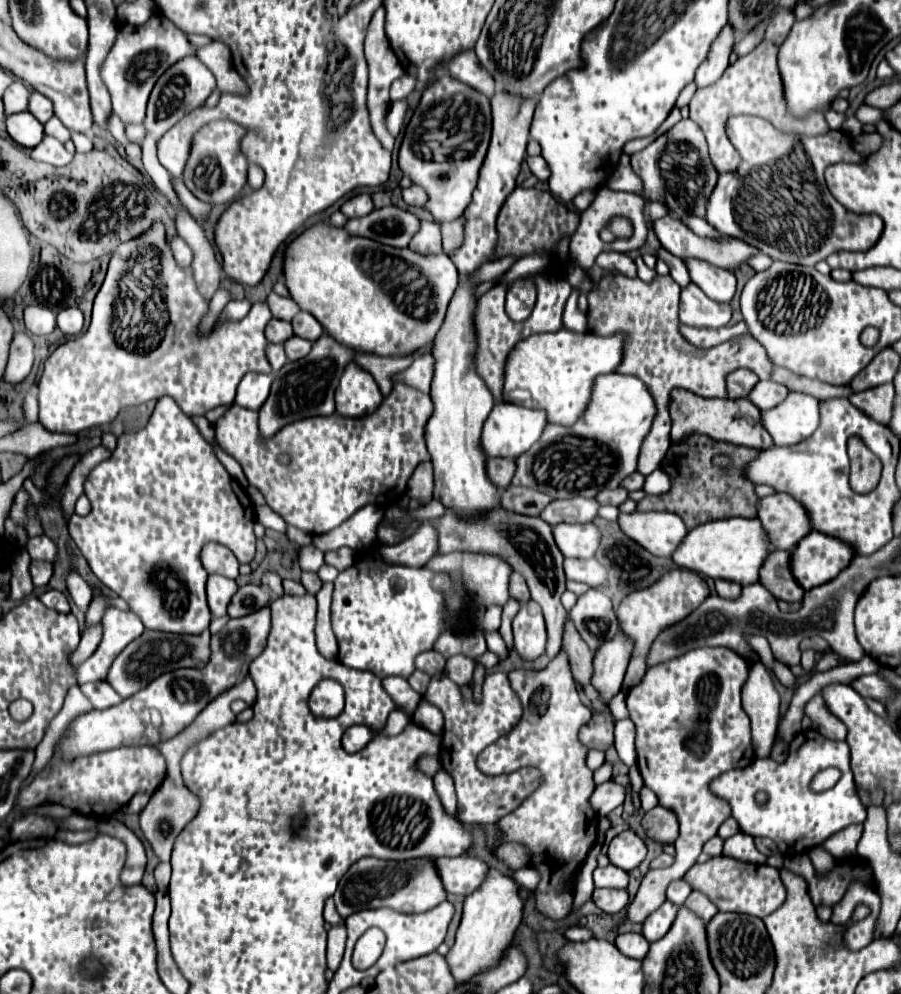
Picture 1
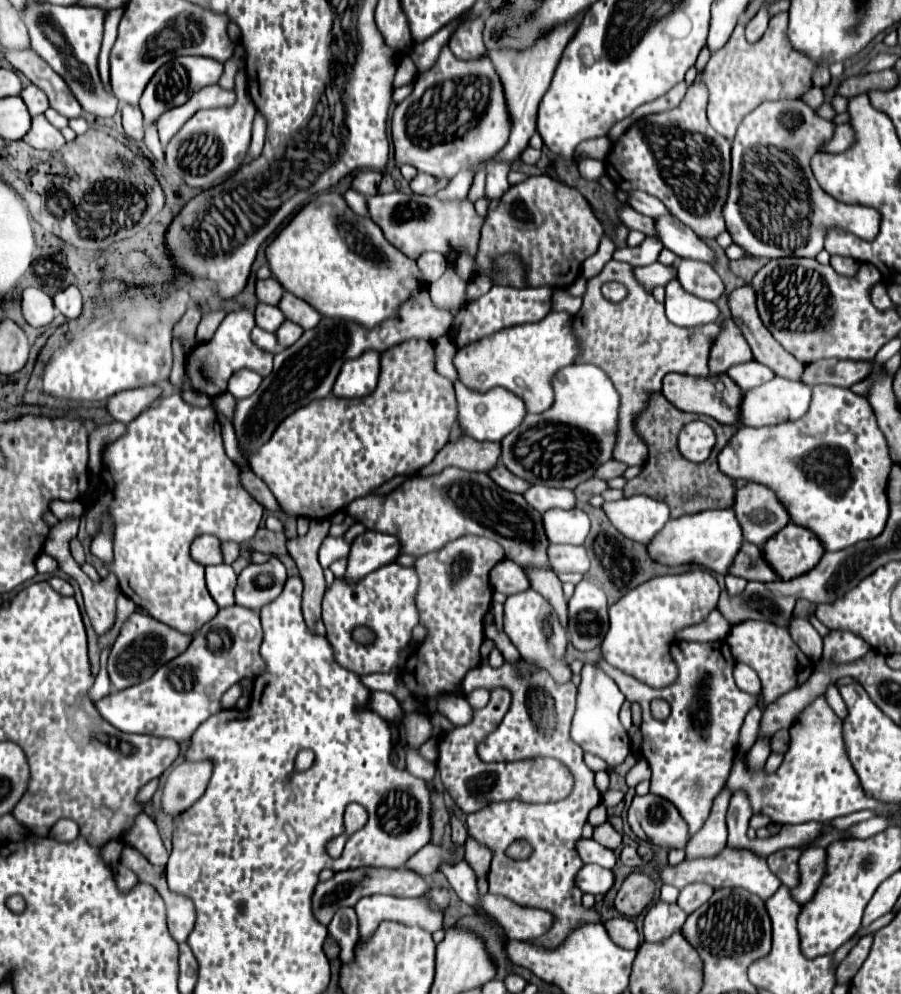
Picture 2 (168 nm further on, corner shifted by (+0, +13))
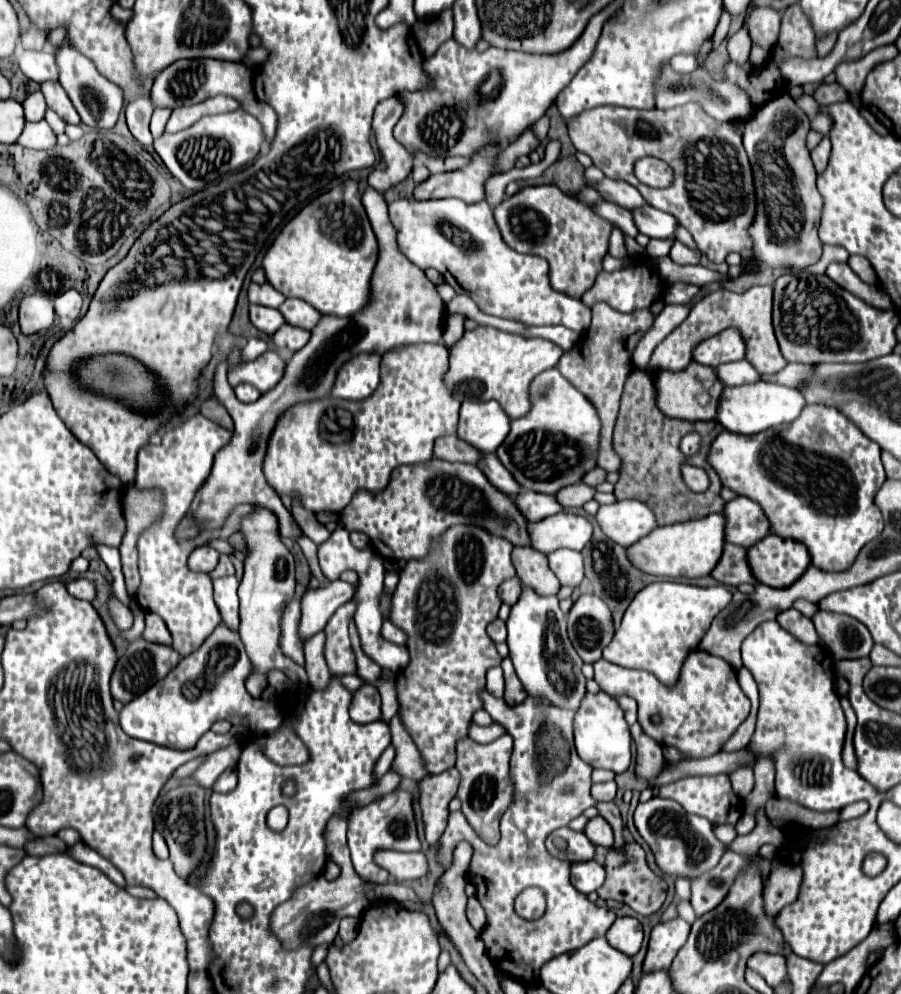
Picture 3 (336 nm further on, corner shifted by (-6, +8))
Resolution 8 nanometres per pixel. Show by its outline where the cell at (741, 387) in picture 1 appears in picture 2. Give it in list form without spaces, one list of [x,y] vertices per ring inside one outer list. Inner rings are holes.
[[[728,319],[722,325],[722,335],[720,335],[718,343],[714,343],[714,347],[712,347],[710,373],[724,375],[724,373],[728,373],[730,367],[748,363],[752,359],[754,357],[752,357],[748,343],[742,339],[742,335],[738,335],[738,331],[734,331],[734,321]]]

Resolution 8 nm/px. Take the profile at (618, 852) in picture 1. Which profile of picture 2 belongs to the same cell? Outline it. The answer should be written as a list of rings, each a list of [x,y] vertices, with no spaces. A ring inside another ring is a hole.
[[[608,821],[594,829],[594,839],[608,849],[620,849],[622,847],[622,833],[616,831]]]

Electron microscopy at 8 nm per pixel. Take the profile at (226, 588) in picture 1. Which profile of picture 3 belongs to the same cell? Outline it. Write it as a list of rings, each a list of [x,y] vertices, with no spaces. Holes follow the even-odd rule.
[[[224,576],[224,578],[216,578],[213,580],[213,596],[222,622],[230,628],[230,630],[238,630],[240,618],[238,618],[238,580],[236,576]]]

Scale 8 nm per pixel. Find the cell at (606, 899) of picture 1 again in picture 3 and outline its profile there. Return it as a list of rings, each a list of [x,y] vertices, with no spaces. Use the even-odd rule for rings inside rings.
[[[594,860],[570,864],[570,882],[574,884],[574,888],[578,888],[584,894],[598,890],[600,884],[604,882],[604,876],[606,876],[604,866]]]

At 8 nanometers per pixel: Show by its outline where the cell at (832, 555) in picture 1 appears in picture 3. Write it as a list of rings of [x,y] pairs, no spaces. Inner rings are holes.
[[[768,534],[748,548],[748,564],[760,584],[786,588],[810,566],[810,554],[800,542]]]

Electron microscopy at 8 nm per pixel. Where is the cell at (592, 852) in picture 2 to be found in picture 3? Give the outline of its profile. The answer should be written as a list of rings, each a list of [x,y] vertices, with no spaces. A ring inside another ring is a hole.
[[[558,828],[552,832],[546,838],[546,850],[552,856],[568,862],[594,858],[594,844],[582,832],[572,832],[570,828]]]

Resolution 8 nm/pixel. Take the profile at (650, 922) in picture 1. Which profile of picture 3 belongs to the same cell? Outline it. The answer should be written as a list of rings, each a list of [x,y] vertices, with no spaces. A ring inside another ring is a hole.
[[[682,918],[656,924],[652,928],[648,952],[644,958],[644,974],[670,968],[678,950],[686,944],[688,934],[690,934],[690,924],[684,922]]]

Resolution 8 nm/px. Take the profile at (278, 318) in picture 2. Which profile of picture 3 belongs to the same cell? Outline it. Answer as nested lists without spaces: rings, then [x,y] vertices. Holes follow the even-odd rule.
[[[250,304],[250,322],[264,334],[274,334],[282,324],[284,318],[278,310],[274,308],[264,308],[264,306],[254,306]]]

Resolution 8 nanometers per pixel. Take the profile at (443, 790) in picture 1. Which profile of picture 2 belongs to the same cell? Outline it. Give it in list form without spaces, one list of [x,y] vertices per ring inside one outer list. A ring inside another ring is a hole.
[[[452,813],[450,815],[450,825],[452,825],[452,839],[454,839],[454,843],[458,843],[458,845],[462,845],[464,841],[466,841],[466,829],[464,829],[464,823]]]

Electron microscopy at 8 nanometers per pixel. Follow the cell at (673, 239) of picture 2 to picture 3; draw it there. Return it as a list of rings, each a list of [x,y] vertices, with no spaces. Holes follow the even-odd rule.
[[[642,206],[632,210],[632,218],[636,222],[636,228],[650,238],[674,238],[678,222],[666,212],[660,212],[652,206]]]

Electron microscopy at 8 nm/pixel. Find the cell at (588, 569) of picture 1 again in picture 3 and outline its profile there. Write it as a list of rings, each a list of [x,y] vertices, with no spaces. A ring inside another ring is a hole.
[[[562,548],[562,550],[556,550],[556,552],[548,554],[548,562],[550,562],[550,570],[560,580],[561,588],[557,595],[558,599],[562,600],[570,597],[584,578],[582,554],[572,552],[568,548]]]

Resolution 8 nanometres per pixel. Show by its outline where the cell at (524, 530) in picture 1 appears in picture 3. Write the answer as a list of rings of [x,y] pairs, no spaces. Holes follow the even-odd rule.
[[[440,458],[428,460],[426,464],[394,468],[384,492],[356,492],[338,518],[348,532],[364,532],[370,538],[370,546],[384,560],[426,556],[432,548],[432,538],[440,536],[452,524],[476,524],[490,534],[508,538],[514,546],[530,546],[526,520],[508,494],[496,490],[478,466]]]

